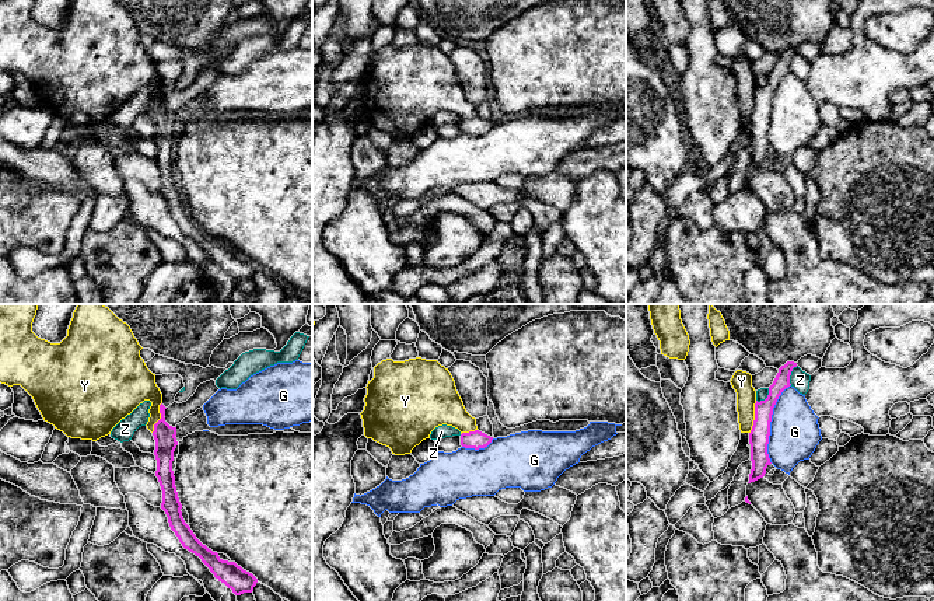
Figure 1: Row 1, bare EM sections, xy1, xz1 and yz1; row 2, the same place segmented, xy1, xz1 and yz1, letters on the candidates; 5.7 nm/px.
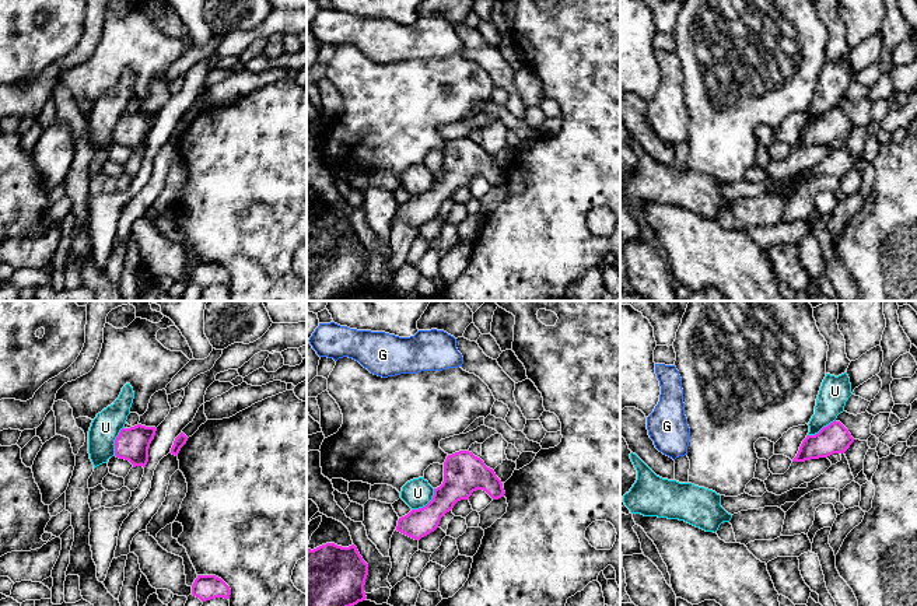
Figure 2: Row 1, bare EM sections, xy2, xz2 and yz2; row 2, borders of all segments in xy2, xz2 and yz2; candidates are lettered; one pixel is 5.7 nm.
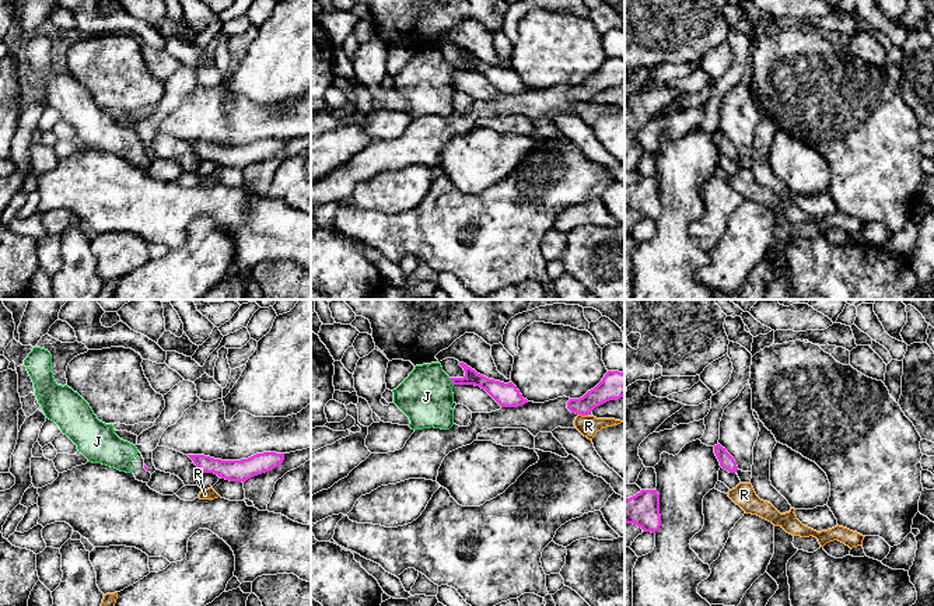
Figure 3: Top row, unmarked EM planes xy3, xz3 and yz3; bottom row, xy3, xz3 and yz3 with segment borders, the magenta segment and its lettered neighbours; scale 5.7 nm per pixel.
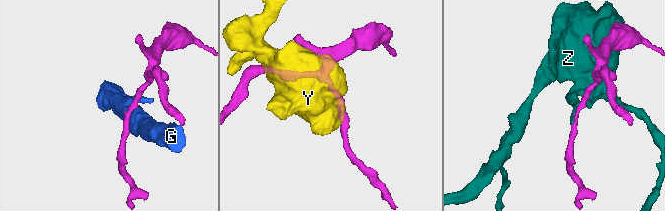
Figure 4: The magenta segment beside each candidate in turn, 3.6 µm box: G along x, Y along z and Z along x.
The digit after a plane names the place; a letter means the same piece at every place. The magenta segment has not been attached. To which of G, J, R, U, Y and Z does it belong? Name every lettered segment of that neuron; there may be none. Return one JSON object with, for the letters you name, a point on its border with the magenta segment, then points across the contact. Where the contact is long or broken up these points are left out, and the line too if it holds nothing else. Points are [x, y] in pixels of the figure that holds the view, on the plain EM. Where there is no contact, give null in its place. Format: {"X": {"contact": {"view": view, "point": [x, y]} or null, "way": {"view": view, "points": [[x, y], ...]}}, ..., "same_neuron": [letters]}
{"J": {"contact": {"view": "xz3", "point": [451, 66]}, "way": {"view": "xz3", "points": [[493, 74], [482, 67], [451, 66], [437, 72], [426, 83]]}}, "same_neuron": ["J"]}

